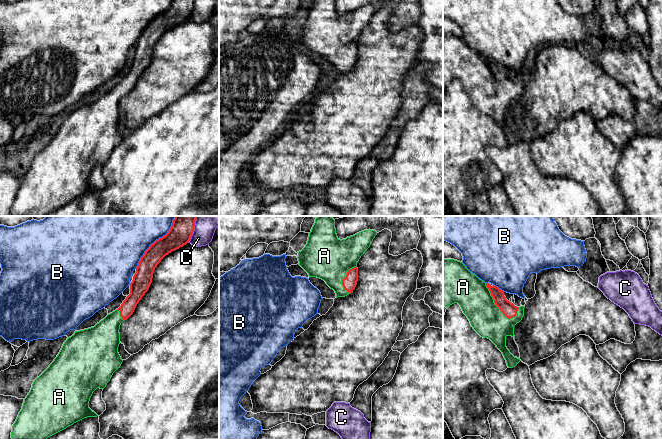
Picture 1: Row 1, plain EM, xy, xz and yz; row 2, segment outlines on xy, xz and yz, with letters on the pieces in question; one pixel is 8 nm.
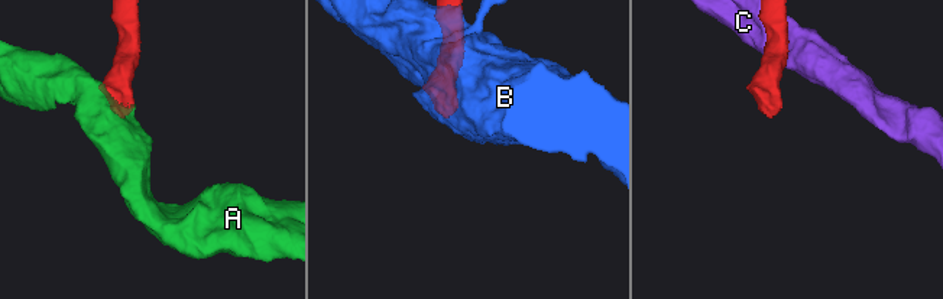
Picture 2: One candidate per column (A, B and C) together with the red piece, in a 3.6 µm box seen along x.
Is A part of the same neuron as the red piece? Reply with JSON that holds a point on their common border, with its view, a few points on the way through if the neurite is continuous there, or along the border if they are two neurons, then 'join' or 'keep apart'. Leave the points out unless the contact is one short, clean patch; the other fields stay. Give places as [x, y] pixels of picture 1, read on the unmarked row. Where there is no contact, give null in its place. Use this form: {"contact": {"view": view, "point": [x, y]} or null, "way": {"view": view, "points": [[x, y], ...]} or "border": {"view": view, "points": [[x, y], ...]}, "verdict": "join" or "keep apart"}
{"contact": {"view": "yz", "point": [495, 80]}, "verdict": "join"}

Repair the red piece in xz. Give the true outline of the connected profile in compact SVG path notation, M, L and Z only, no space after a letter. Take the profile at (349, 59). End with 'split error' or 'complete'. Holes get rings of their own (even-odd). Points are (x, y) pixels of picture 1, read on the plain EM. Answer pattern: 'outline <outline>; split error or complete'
outline M314 0L305 23L297 28L299 41L309 53L317 53L335 67L336 74L345 73L353 68L358 57L357 39L370 23L377 11L375 6L364 6L346 15L337 13L335 0Z; split error

